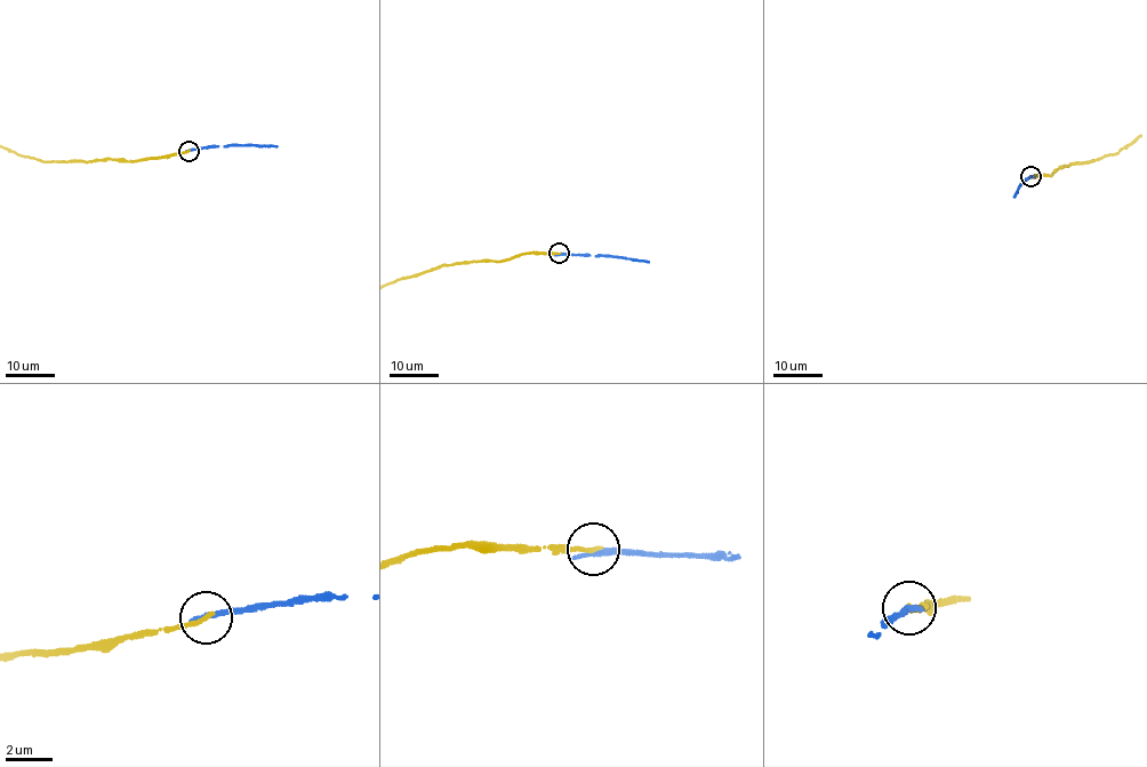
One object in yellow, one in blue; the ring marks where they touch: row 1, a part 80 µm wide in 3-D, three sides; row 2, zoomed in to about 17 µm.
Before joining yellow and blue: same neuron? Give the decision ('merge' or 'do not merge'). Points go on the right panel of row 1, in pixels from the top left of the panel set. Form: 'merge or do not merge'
do not merge

